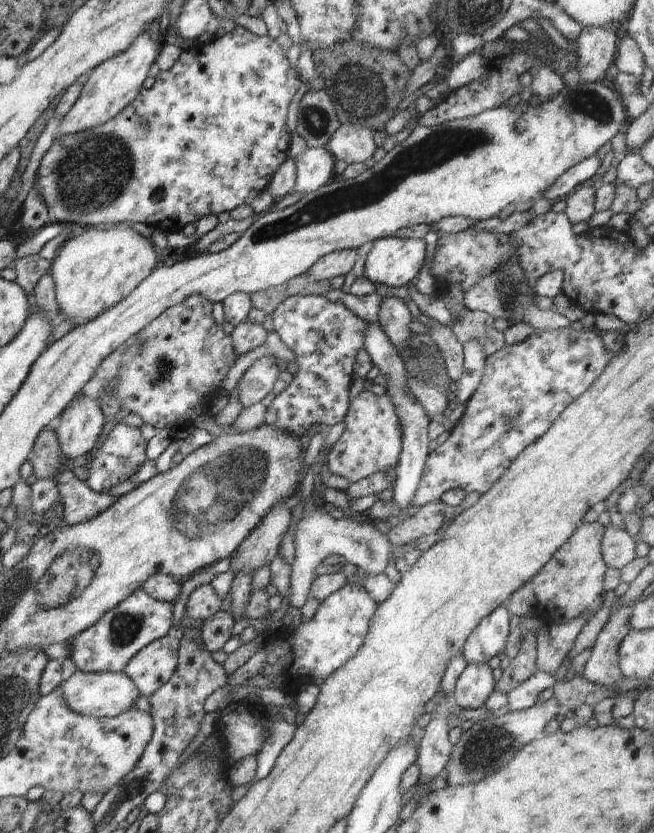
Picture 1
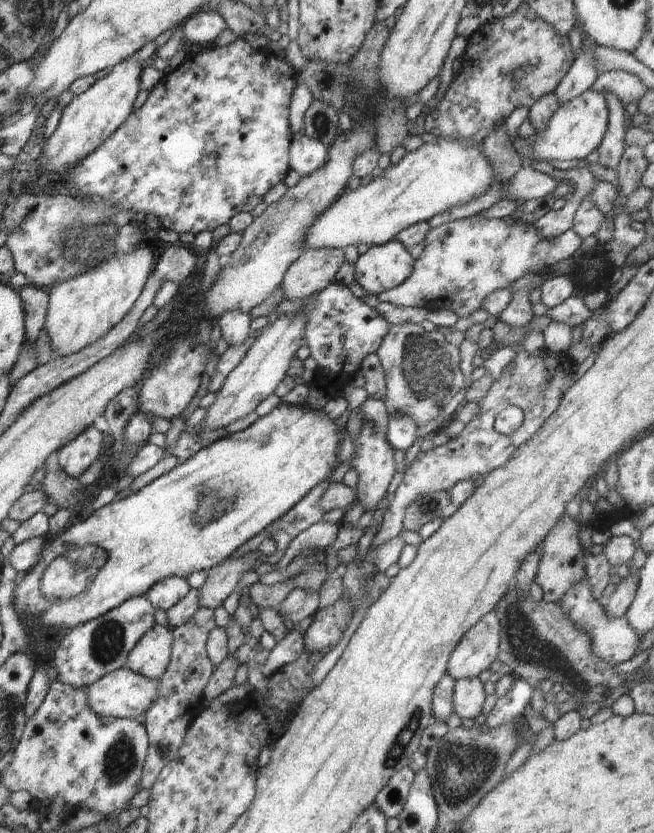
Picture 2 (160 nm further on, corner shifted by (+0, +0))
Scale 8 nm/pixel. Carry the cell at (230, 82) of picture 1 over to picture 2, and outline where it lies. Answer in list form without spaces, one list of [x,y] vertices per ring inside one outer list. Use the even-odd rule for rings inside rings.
[[[244,38],[236,40],[225,47],[217,47],[215,44],[210,47],[201,46],[199,52],[185,55],[181,63],[177,63],[169,71],[156,88],[150,90],[148,98],[144,104],[133,109],[132,113],[120,126],[116,132],[108,136],[94,152],[90,152],[86,158],[78,160],[78,164],[73,168],[68,168],[66,180],[72,181],[76,190],[79,190],[84,199],[108,200],[112,208],[118,211],[134,210],[143,212],[145,215],[154,215],[160,221],[162,229],[172,230],[179,235],[200,234],[204,230],[213,232],[218,226],[228,224],[230,220],[240,212],[250,212],[260,202],[264,201],[265,195],[272,189],[272,186],[285,182],[289,173],[290,164],[290,144],[293,133],[289,124],[289,110],[294,89],[298,85],[298,78],[295,68],[287,61],[287,58],[278,56],[276,53],[267,49],[255,50]]]

